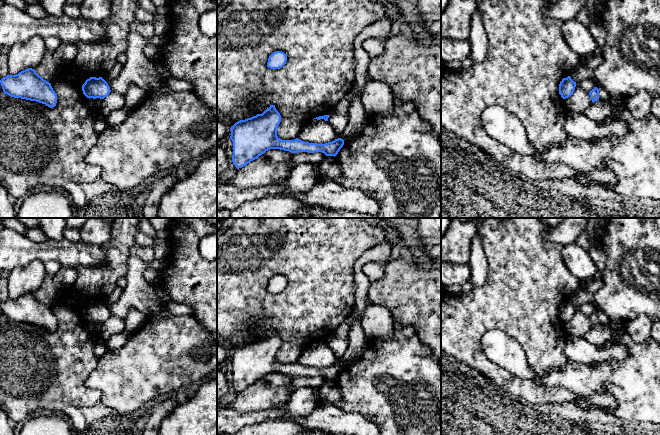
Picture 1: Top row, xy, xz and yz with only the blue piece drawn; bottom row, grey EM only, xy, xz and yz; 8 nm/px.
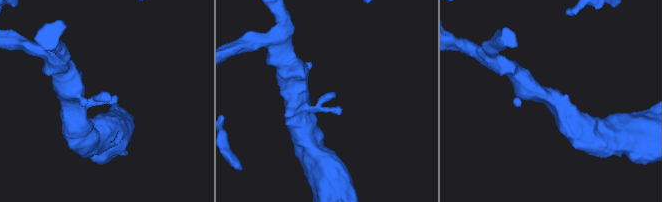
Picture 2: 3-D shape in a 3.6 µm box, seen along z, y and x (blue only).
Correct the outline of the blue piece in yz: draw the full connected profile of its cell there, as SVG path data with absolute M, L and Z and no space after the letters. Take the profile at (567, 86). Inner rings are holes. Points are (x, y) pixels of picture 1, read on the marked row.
M570 76L563 78L559 84L559 94L563 99L570 97L576 87L576 82L574 82Z

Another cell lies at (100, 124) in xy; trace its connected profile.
M99 112L98 117L94 122L94 129L96 133L101 134L108 127L106 117Z

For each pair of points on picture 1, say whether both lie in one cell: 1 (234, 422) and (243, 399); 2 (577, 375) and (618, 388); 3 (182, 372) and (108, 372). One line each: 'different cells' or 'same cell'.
1: different cells
2: same cell
3: same cell

